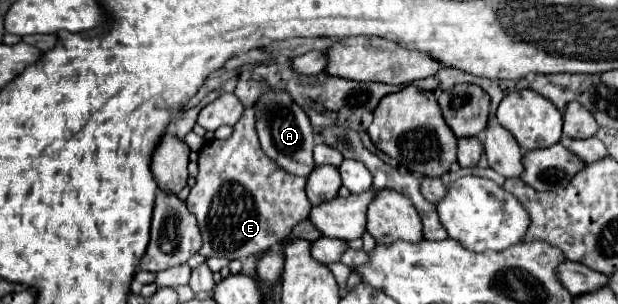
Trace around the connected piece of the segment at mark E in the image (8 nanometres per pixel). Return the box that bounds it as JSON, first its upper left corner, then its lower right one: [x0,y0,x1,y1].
[187,109,311,259]

